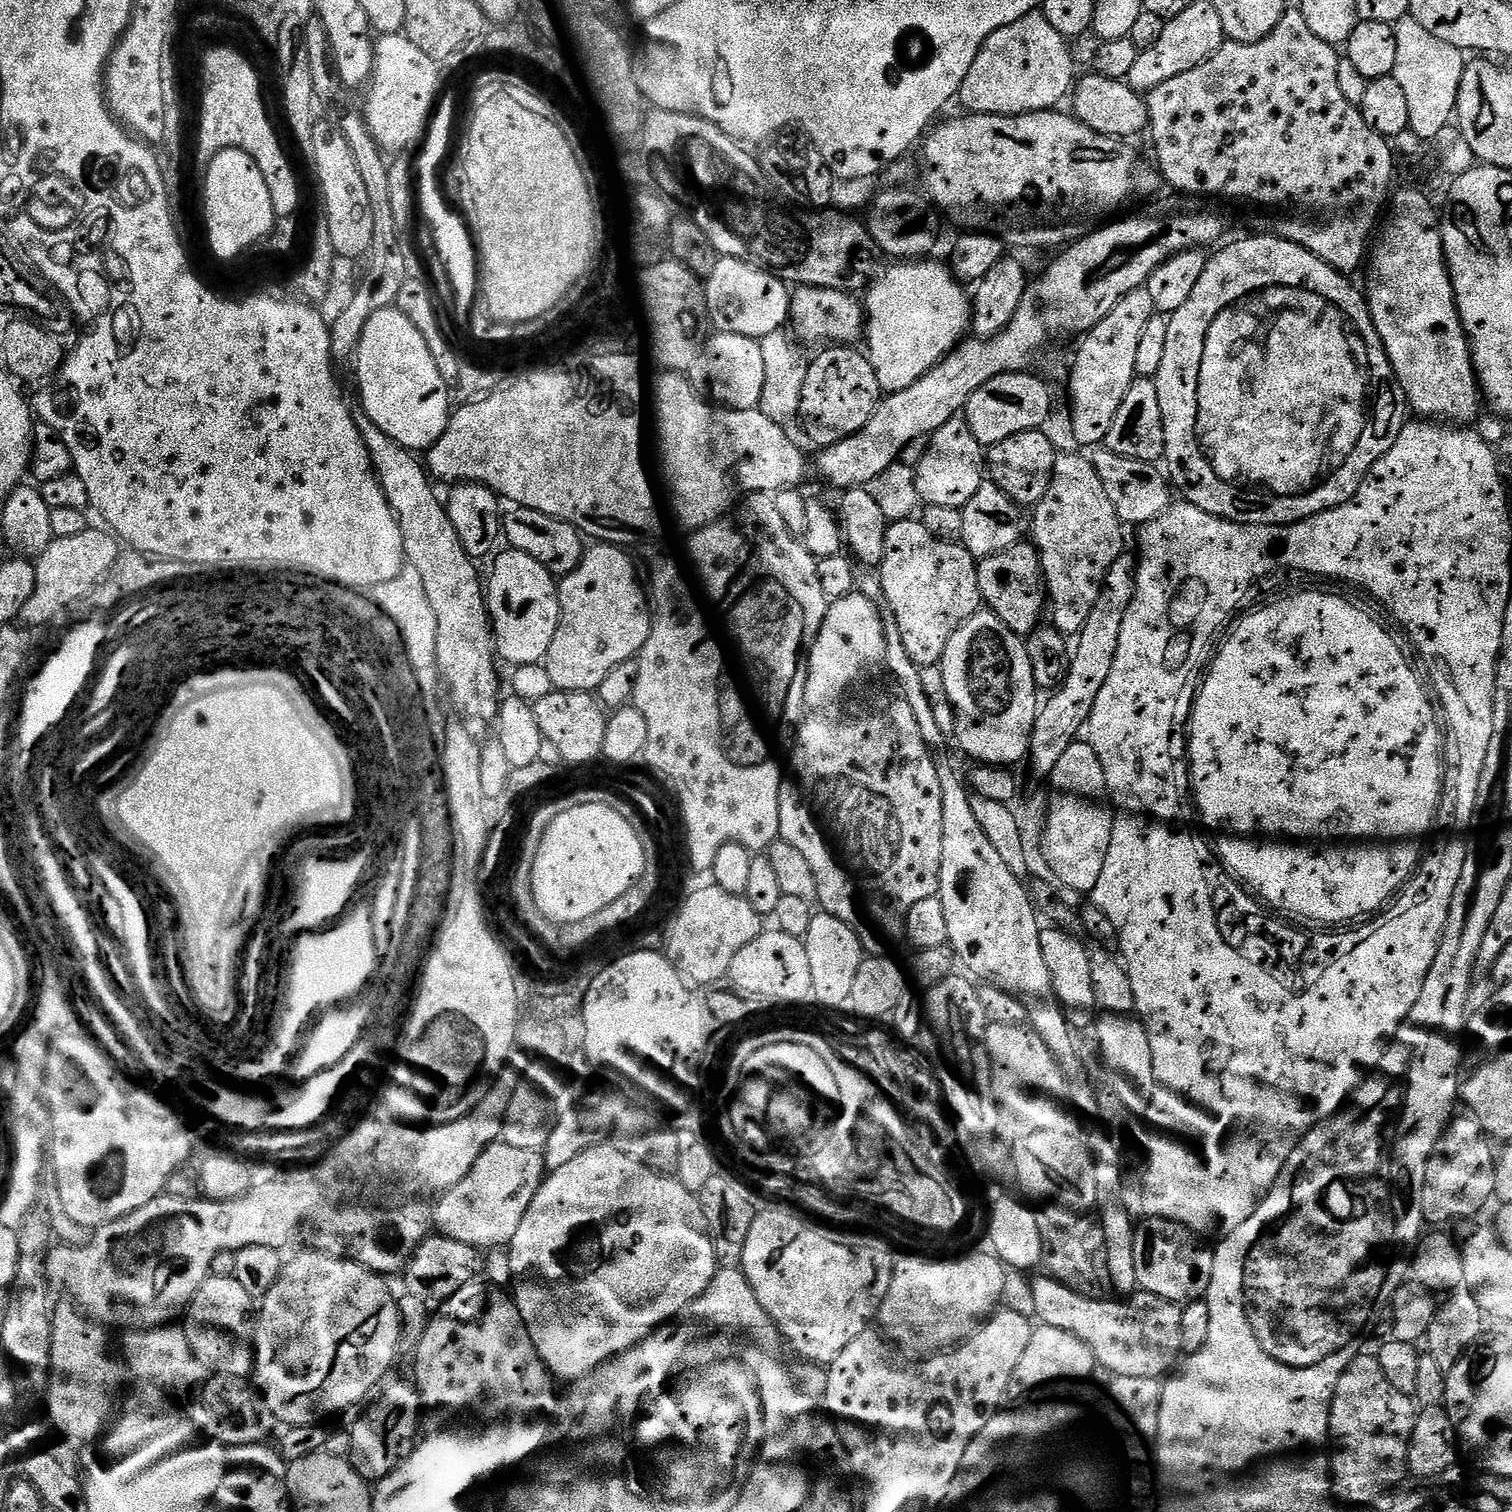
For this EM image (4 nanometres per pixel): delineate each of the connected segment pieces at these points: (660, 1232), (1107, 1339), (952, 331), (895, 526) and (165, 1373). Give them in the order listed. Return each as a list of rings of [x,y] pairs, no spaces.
[[[611,1142],[595,1144],[590,1150],[578,1154],[578,1158],[573,1158],[566,1166],[551,1169],[545,1175],[538,1194],[534,1194],[534,1202],[530,1202],[530,1210],[526,1210],[518,1225],[518,1234],[514,1234],[506,1251],[510,1258],[512,1275],[516,1279],[514,1299],[522,1314],[522,1322],[526,1322],[526,1330],[542,1362],[560,1382],[575,1382],[583,1376],[589,1376],[595,1368],[602,1366],[610,1358],[638,1346],[638,1342],[642,1342],[653,1330],[679,1317],[686,1306],[690,1306],[690,1302],[698,1299],[706,1286],[710,1286],[718,1271],[714,1246],[700,1215],[697,1193],[686,1190],[686,1186],[682,1186],[682,1182],[677,1180],[675,1175],[655,1172],[653,1168],[642,1166],[642,1162],[634,1162],[630,1154],[622,1154],[622,1150],[618,1150]]]
[[[1047,1274],[1033,1275],[1031,1282],[1035,1319],[1040,1324],[1075,1334],[1079,1340],[1086,1342],[1094,1353],[1097,1365],[1103,1371],[1112,1373],[1113,1377],[1160,1380],[1177,1367],[1182,1356],[1181,1305],[1171,1304],[1169,1300],[1143,1290],[1116,1300],[1083,1296]]]
[[[920,258],[915,262],[893,263],[893,268],[886,269],[885,272],[873,282],[872,289],[868,292],[868,300],[866,299],[866,341],[868,340],[866,355],[868,359],[871,360],[874,370],[878,374],[878,382],[885,393],[891,394],[898,390],[906,390],[906,386],[914,386],[914,382],[918,382],[931,368],[940,363],[945,356],[948,356],[956,349],[957,344],[965,339],[966,333],[964,333],[964,331],[968,332],[972,327],[974,304],[970,299],[969,293],[968,296],[964,293],[965,285],[961,283],[955,271],[953,271],[947,263],[945,263],[946,265],[939,264],[938,261],[932,259],[936,258]]]
[[[919,519],[894,520],[889,523],[886,534],[886,550],[884,561],[878,565],[880,582],[896,610],[894,622],[899,625],[904,645],[908,647],[910,658],[921,666],[939,665],[944,657],[946,642],[954,638],[954,634],[975,612],[981,611],[982,597],[978,584],[978,561],[964,549],[963,543],[951,540],[940,540],[926,530]]]
[[[176,1324],[161,1328],[133,1329],[123,1336],[120,1349],[125,1367],[140,1382],[152,1388],[170,1390],[172,1388],[197,1387],[207,1379],[208,1373],[190,1349],[183,1327]]]

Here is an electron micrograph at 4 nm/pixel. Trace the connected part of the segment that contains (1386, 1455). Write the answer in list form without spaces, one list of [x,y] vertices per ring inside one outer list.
[[[1358,1355],[1346,1366],[1330,1406],[1332,1495],[1341,1505],[1372,1504],[1409,1475],[1408,1447],[1417,1415],[1415,1399],[1387,1380],[1375,1355]]]

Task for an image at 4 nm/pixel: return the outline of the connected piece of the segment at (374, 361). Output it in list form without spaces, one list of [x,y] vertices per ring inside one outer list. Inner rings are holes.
[[[395,306],[374,313],[361,332],[360,344],[354,353],[355,360],[356,380],[360,383],[359,403],[363,404],[366,414],[383,434],[416,454],[423,453],[436,444],[438,438],[442,438],[450,415],[450,385],[440,377],[438,366],[434,366],[434,358],[430,358],[430,346],[426,346],[426,338],[418,334],[414,322],[410,322],[406,314],[399,312]]]

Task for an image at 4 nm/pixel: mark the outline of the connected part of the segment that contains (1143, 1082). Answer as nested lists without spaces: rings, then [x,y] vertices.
[[[1104,1014],[1104,1017],[1096,1024],[1096,1044],[1100,1047],[1100,1056],[1104,1059],[1106,1067],[1112,1071],[1112,1076],[1116,1079],[1114,1091],[1120,1095],[1122,1102],[1130,1106],[1137,1114],[1143,1113],[1148,1104],[1154,1098],[1156,1089],[1156,1079],[1154,1078],[1154,1057],[1150,1054],[1150,1038],[1146,1034],[1146,1026],[1132,1014]]]

